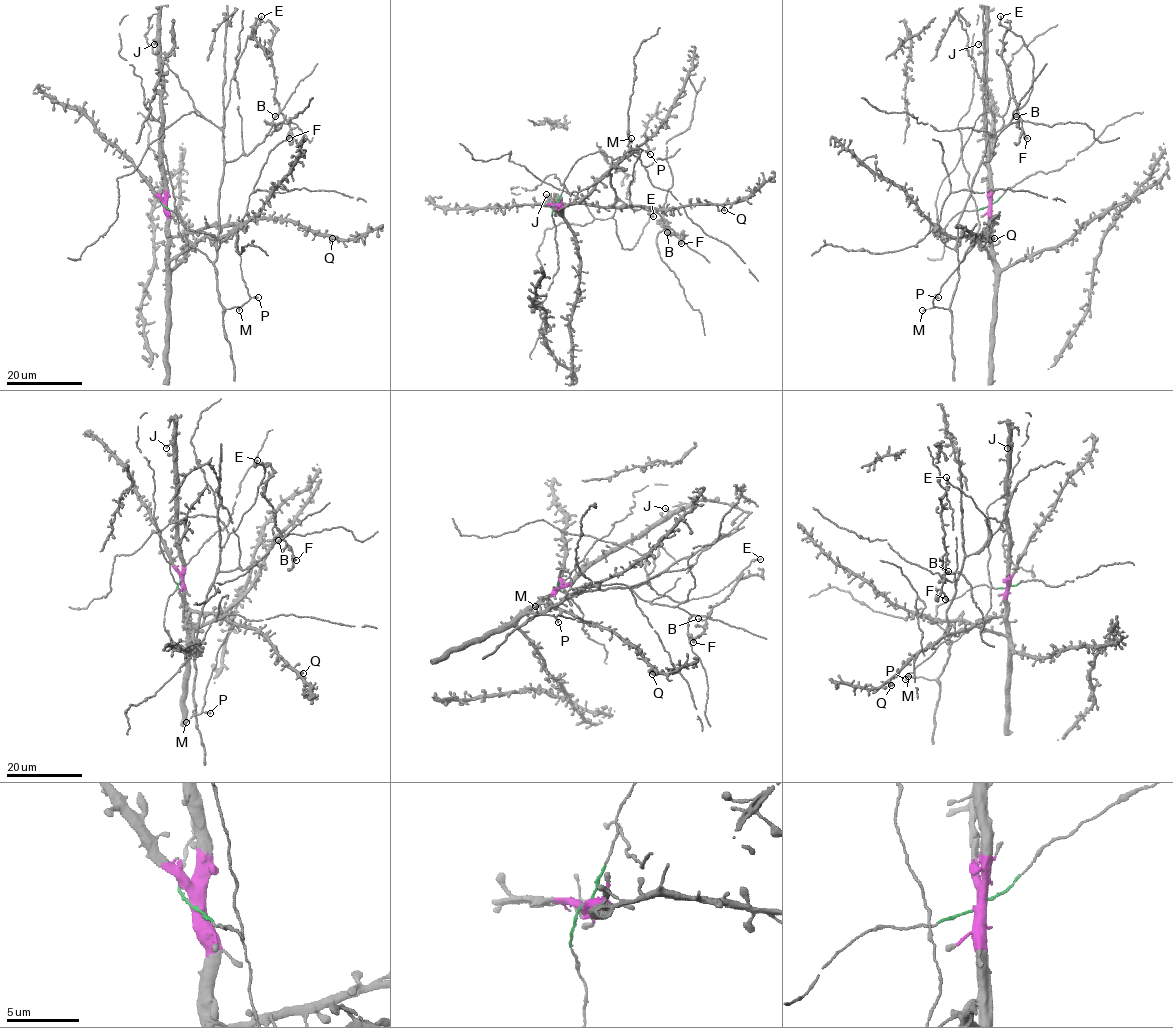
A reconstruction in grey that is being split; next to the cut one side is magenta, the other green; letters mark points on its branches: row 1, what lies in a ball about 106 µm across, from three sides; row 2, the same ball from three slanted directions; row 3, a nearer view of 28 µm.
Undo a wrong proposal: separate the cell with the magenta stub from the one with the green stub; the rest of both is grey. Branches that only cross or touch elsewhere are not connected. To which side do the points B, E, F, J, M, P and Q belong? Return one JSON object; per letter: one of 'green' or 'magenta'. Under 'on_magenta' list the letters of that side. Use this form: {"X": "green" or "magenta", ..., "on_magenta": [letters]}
{"B": "green", "E": "green", "F": "green", "J": "magenta", "M": "green", "P": "green", "Q": "magenta", "on_magenta": ["J", "Q"]}

